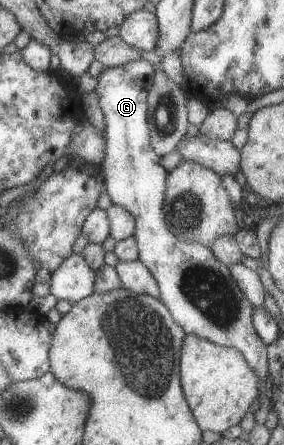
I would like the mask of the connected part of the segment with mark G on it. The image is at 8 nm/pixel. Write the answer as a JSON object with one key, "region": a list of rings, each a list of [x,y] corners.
{"region":[[[137,59],[117,68],[104,68],[96,78],[97,86],[94,91],[99,98],[98,104],[103,112],[105,124],[102,134],[105,142],[104,158],[99,171],[103,176],[106,193],[112,204],[121,206],[133,216],[132,238],[137,246],[138,260],[153,276],[159,290],[159,299],[171,314],[173,321],[181,326],[185,334],[193,334],[207,342],[237,350],[247,362],[247,366],[253,370],[257,382],[263,381],[265,384],[268,372],[266,345],[253,329],[251,319],[253,310],[233,281],[229,268],[211,253],[207,245],[197,242],[189,244],[175,238],[169,224],[165,222],[162,204],[165,201],[167,173],[163,170],[163,166],[158,165],[160,157],[149,146],[149,126],[147,126],[147,96],[153,76],[154,66],[145,60]]]}

